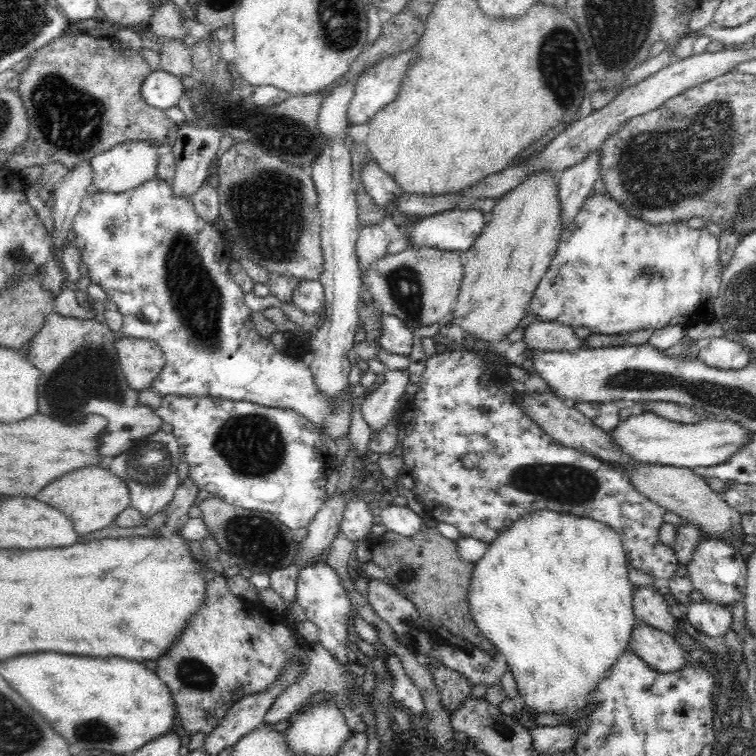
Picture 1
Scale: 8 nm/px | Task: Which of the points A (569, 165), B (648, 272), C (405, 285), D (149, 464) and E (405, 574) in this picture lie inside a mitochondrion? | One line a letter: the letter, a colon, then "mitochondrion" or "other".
A: other
B: mitochondrion
C: mitochondrion
D: mitochondrion
E: mitochondrion

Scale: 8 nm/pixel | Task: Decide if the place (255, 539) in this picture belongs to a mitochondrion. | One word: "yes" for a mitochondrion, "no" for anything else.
yes

